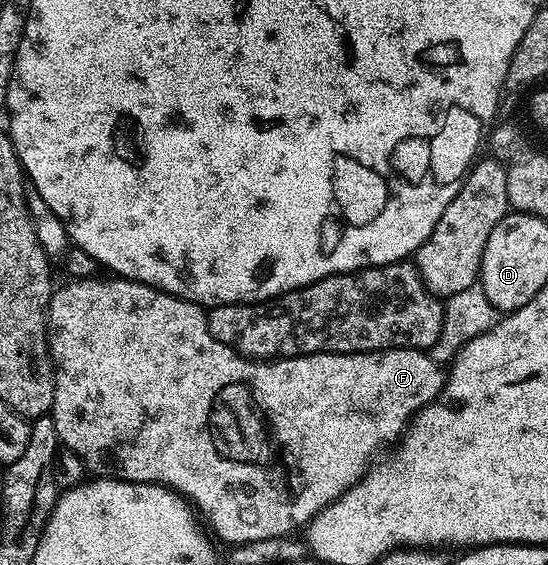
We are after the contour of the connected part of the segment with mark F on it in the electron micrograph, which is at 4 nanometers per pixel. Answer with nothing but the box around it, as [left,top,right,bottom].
[47,276,445,542]

